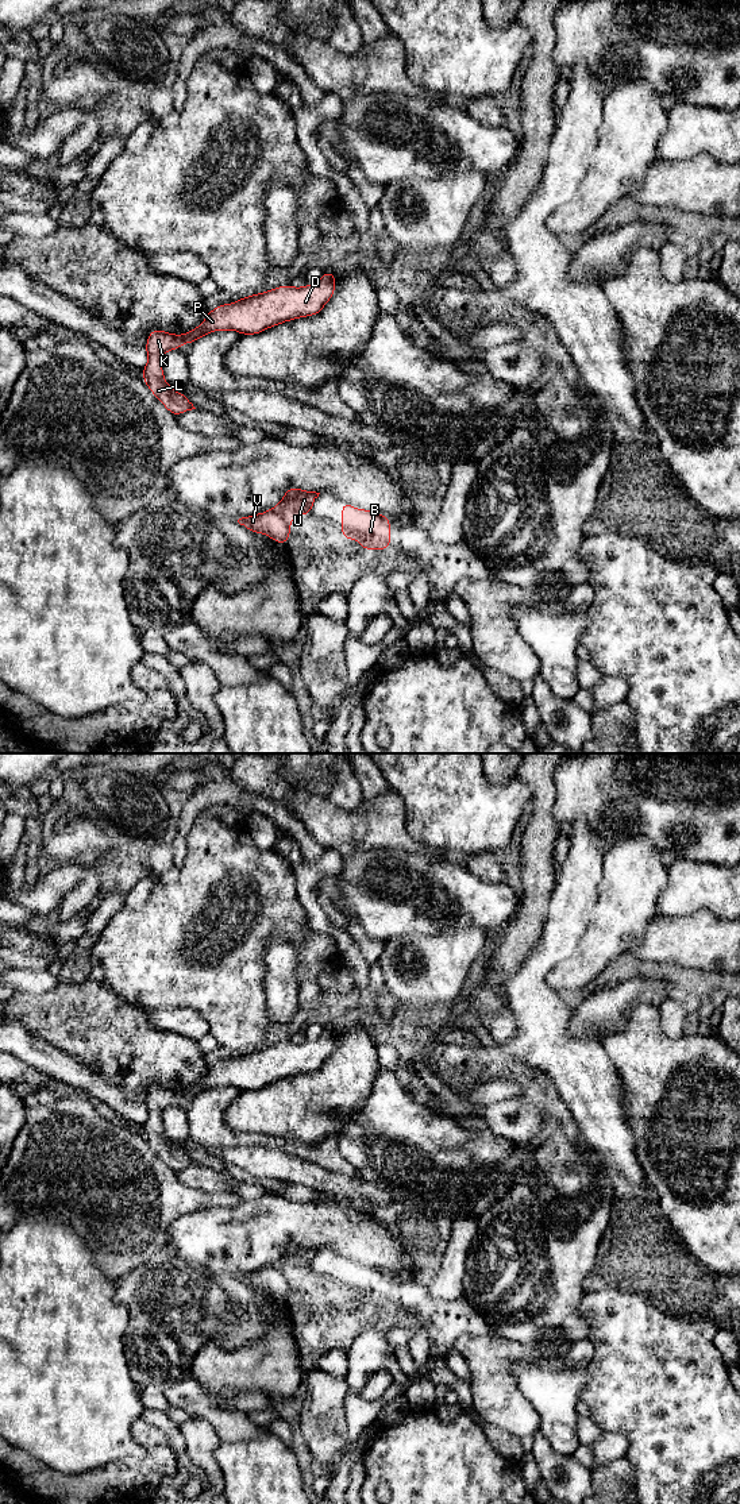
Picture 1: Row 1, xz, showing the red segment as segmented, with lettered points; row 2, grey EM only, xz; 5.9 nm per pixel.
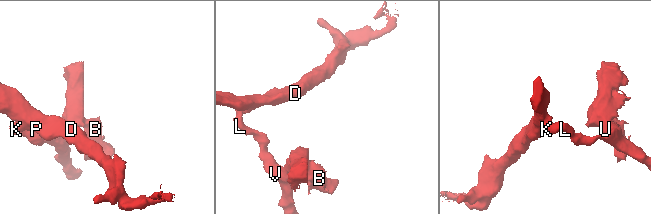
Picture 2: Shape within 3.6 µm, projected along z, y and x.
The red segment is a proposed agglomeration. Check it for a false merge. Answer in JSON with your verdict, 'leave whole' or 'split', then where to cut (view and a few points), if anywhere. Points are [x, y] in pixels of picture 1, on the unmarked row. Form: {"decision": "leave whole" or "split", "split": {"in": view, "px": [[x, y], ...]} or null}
{"decision": "split", "split": {"in": "xz", "px": [[272, 1265], [288, 1283]]}}

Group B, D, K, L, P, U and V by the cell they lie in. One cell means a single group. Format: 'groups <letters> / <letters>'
groups B U / D K L P V

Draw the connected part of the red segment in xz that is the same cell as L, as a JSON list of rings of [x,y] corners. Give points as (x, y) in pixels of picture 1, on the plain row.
[[[324,1027],[315,1041],[282,1041],[238,1054],[232,1060],[221,1060],[208,1068],[199,1083],[182,1091],[153,1085],[144,1102],[149,1112],[149,1119],[142,1125],[144,1139],[174,1172],[196,1165],[186,1150],[174,1148],[165,1137],[161,1119],[165,1108],[178,1106],[185,1099],[192,1100],[212,1087],[231,1085],[240,1091],[257,1091],[285,1077],[319,1071],[334,1052],[336,1036],[331,1027]]]

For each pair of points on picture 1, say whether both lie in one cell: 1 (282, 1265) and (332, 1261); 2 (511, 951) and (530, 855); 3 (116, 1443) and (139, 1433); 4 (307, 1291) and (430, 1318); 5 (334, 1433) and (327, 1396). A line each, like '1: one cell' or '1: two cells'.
1: one cell
2: one cell
3: two cells
4: one cell
5: one cell

